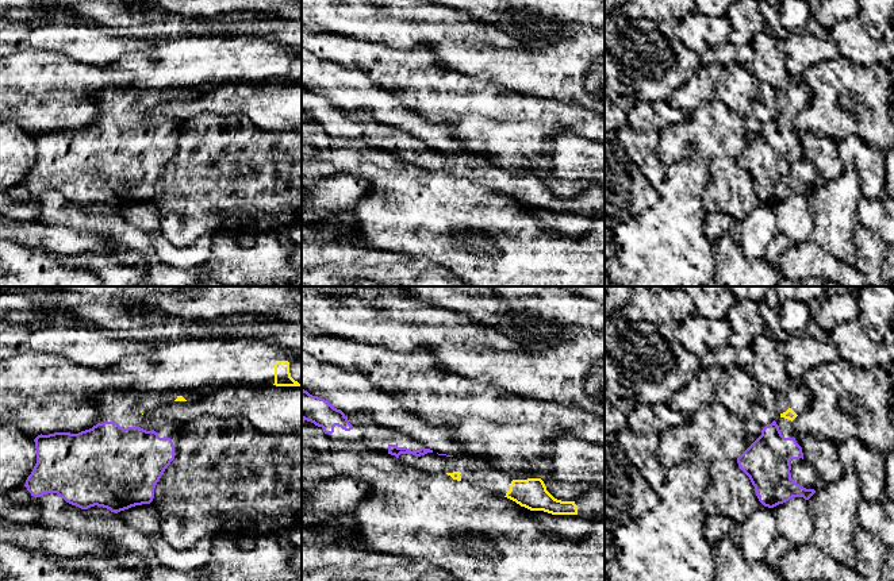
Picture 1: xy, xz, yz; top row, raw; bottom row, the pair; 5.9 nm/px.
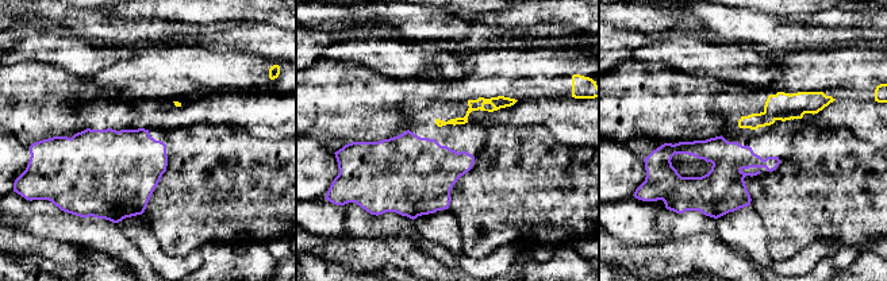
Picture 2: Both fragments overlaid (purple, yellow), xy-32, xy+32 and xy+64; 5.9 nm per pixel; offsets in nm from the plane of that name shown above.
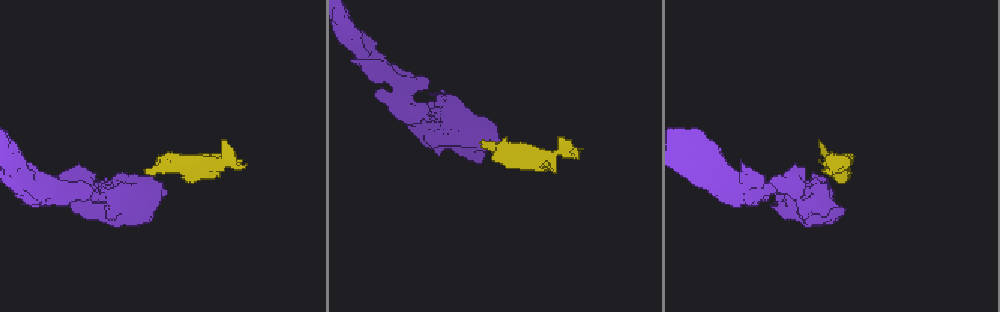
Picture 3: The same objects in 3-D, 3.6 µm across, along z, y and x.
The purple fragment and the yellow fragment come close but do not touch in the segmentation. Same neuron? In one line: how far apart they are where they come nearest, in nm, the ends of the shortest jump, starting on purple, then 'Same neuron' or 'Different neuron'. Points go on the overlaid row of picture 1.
Distance 50 nm. Across: yz (775, 422), (781, 416). Same neuron

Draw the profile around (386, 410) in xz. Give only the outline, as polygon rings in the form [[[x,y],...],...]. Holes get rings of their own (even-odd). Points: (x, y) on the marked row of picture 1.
[[[302,347],[302,389],[327,400],[342,412],[367,412],[372,420],[422,442],[438,454],[467,450],[448,436],[449,428],[430,426],[408,411],[400,397],[375,386],[360,372],[348,372],[311,355]]]

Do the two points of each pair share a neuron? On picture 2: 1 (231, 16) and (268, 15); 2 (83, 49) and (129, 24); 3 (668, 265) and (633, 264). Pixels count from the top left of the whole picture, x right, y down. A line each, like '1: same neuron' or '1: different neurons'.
1: same neuron
2: different neurons
3: same neuron

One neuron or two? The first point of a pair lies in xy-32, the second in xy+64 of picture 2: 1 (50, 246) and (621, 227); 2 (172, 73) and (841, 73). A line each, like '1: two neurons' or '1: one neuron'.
1: two neurons
2: one neuron

